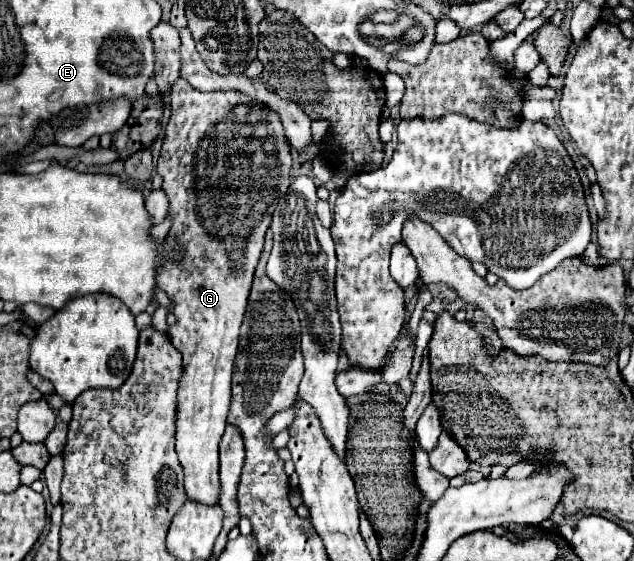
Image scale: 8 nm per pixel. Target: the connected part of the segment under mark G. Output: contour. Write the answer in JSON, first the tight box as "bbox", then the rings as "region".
{"bbox":[157,78,291,506],"region":[[[183,78],[173,84],[171,118],[165,128],[157,172],[163,176],[163,190],[171,202],[169,216],[173,218],[173,226],[167,242],[179,244],[185,258],[183,262],[165,264],[157,274],[157,284],[175,304],[173,314],[177,316],[177,324],[169,328],[167,336],[183,356],[175,410],[175,450],[185,472],[187,496],[197,502],[207,502],[207,506],[219,500],[219,438],[227,424],[239,326],[273,210],[277,208],[277,200],[281,200],[291,186],[291,164],[291,146],[281,118],[267,104],[237,90],[201,92],[189,82],[183,82]]]}

